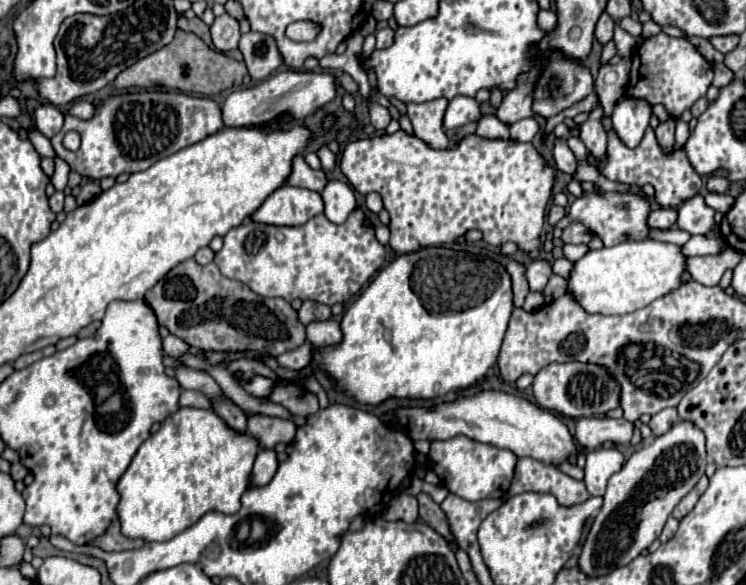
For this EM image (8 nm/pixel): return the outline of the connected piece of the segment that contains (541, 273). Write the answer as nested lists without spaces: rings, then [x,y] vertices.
[[[544,258],[532,260],[532,264],[526,270],[526,278],[528,278],[528,284],[530,284],[532,292],[544,290],[550,276],[552,276],[552,264],[548,260],[544,260]]]

